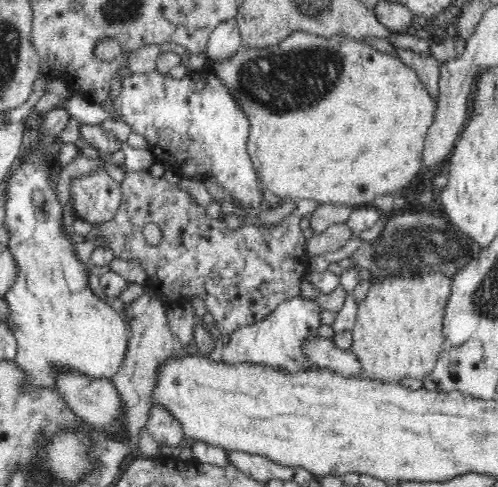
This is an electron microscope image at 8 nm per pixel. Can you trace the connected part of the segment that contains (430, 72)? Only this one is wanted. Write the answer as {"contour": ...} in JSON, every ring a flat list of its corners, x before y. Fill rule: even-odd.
{"contour":[[397,48,396,56,404,64,415,69,419,75,419,79,427,87,427,91,438,101,438,78,442,63,432,57,432,55,426,56,425,54,413,52,410,49]]}

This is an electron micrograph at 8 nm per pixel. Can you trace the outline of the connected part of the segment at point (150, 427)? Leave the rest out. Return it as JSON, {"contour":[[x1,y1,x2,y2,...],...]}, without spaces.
{"contour":[[162,404,150,405,148,420,145,422,148,434,153,436,159,445,166,445,173,449,180,448,182,440,186,438,180,421,176,420,176,417,172,416]]}

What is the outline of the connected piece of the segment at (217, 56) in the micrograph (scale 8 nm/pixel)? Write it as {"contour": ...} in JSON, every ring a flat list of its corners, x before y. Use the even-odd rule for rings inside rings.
{"contour":[[236,19,221,22,212,30,207,42,208,60,226,60,243,47]]}

